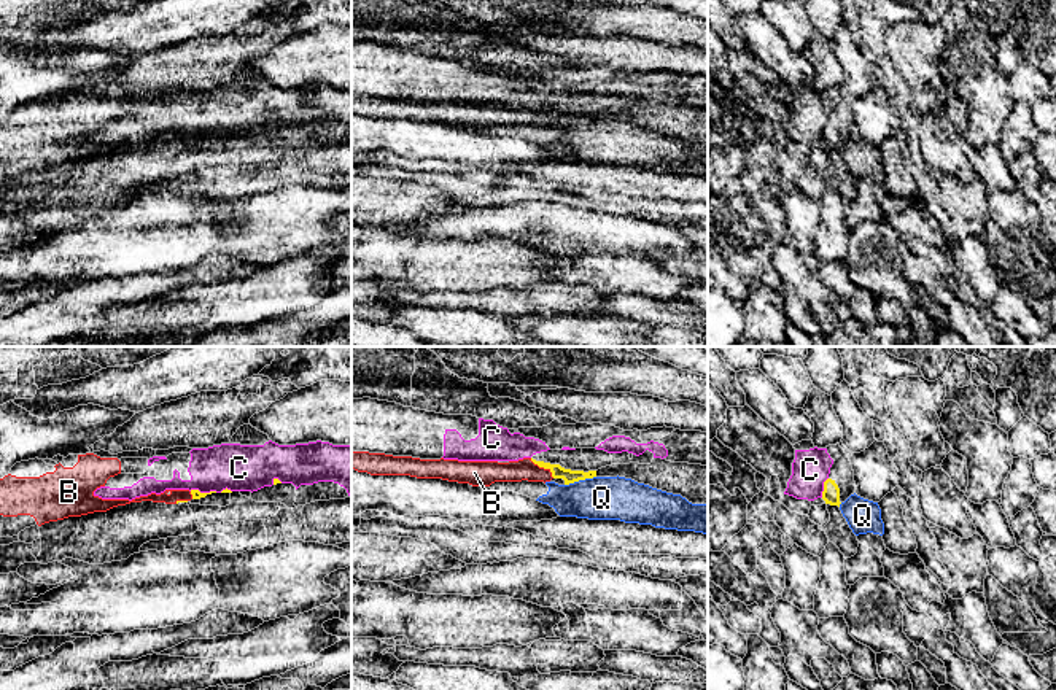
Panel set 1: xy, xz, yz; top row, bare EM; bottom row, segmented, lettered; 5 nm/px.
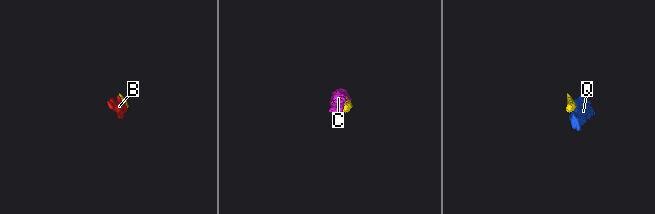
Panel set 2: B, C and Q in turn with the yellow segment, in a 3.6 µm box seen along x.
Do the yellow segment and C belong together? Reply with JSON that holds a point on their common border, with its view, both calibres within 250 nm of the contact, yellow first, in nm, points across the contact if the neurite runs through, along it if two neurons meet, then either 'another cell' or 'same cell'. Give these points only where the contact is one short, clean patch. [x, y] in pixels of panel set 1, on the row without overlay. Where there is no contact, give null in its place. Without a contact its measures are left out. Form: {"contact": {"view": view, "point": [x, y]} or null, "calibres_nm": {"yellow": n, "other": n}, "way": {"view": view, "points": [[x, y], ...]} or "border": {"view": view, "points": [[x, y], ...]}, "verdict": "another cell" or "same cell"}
{"contact": {"view": "yz", "point": [824, 131]}, "calibres_nm": {"yellow": 90, "other": 190}, "verdict": "another cell"}

